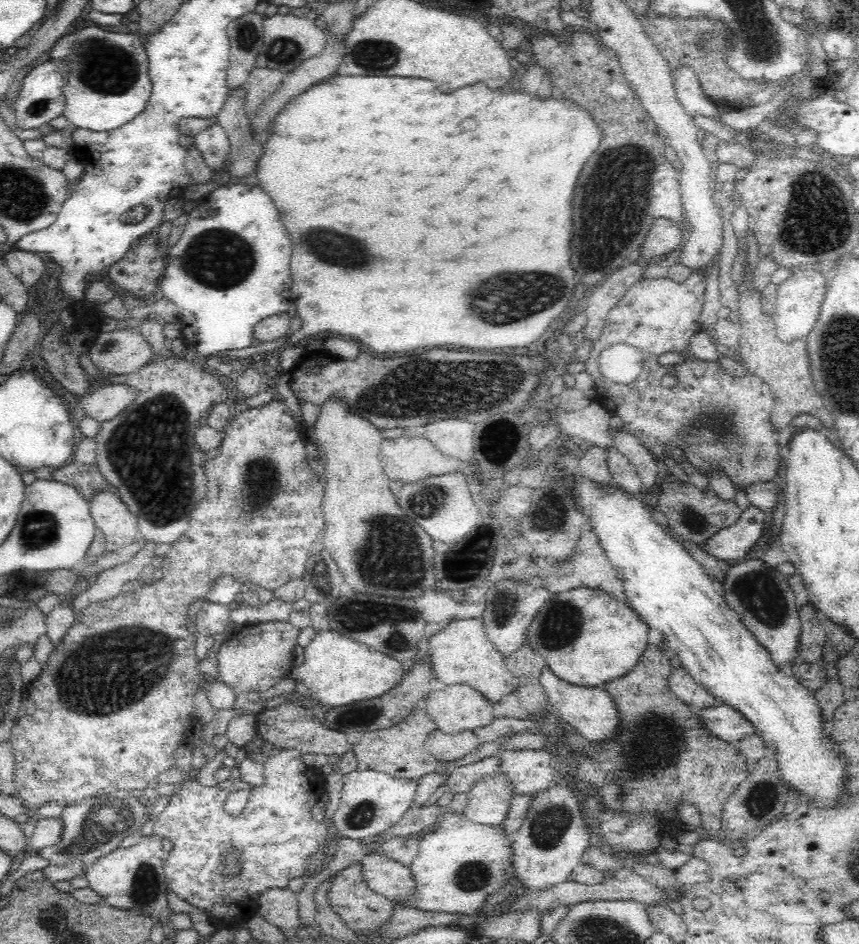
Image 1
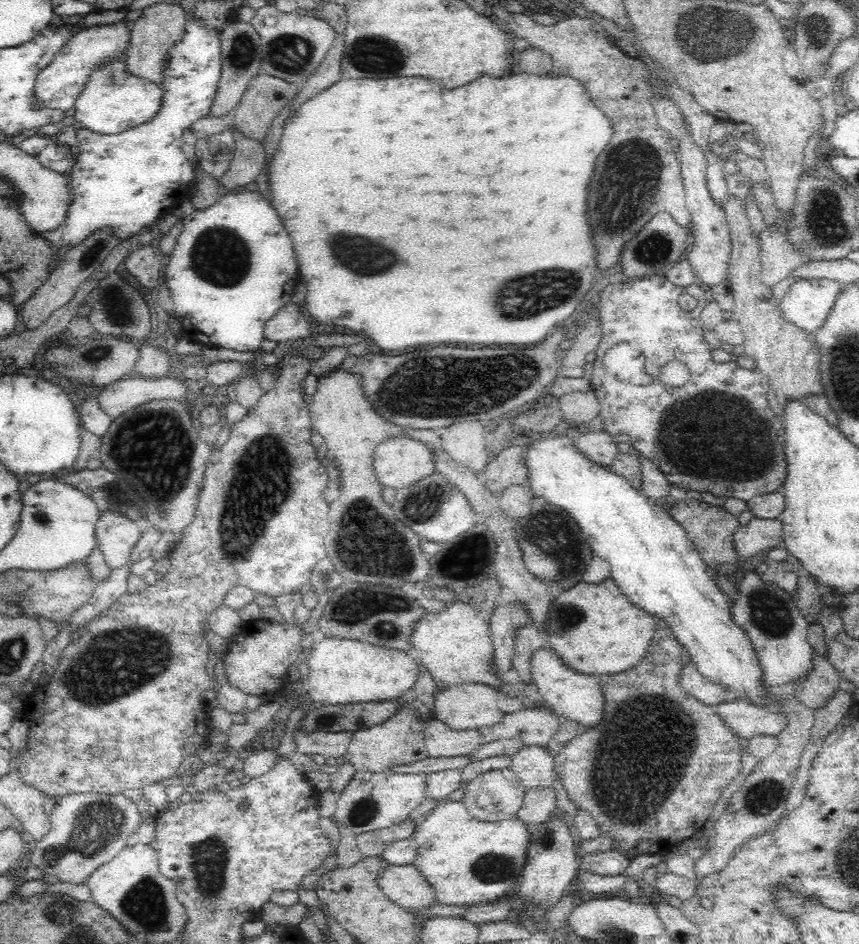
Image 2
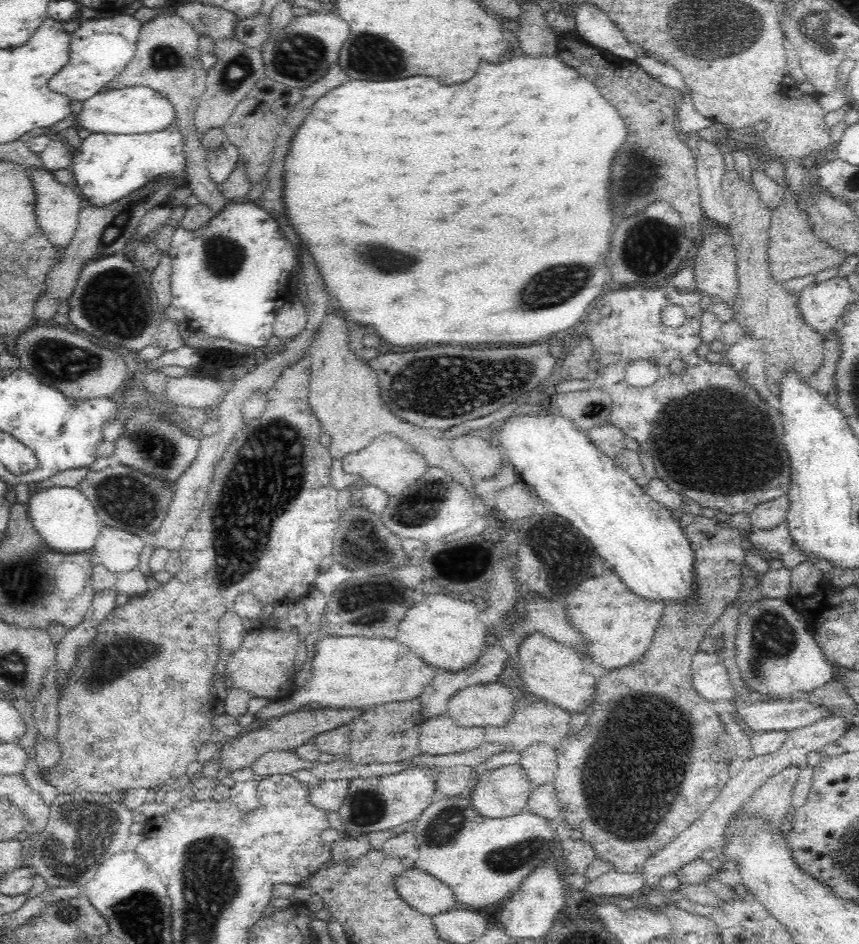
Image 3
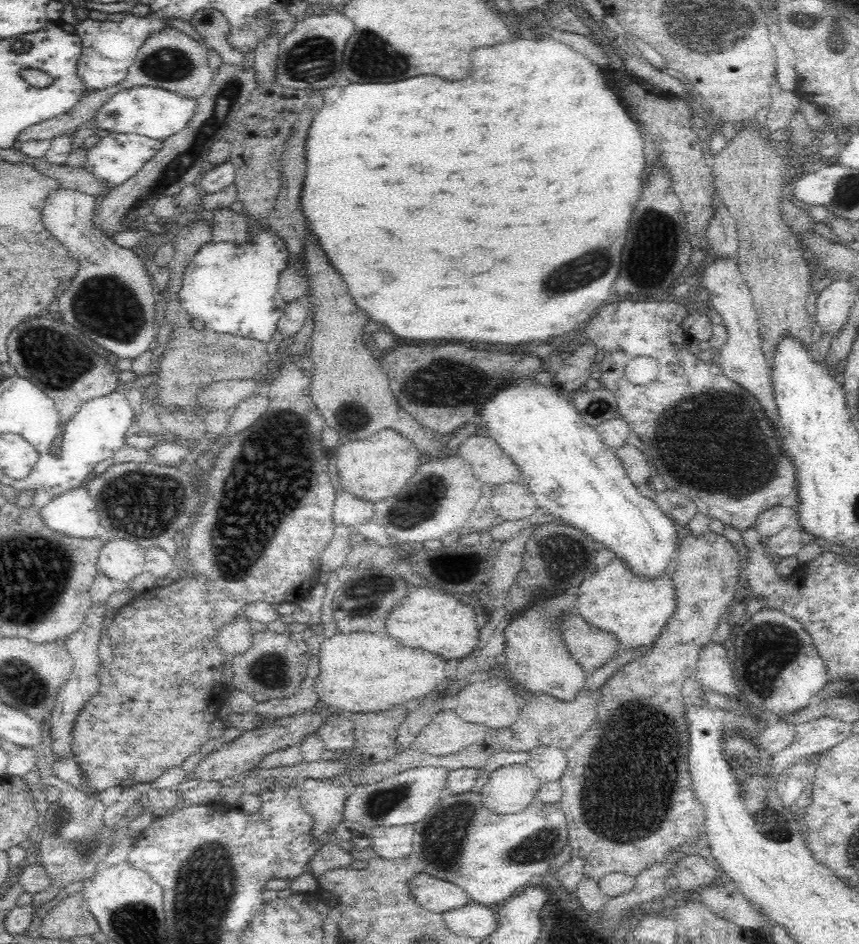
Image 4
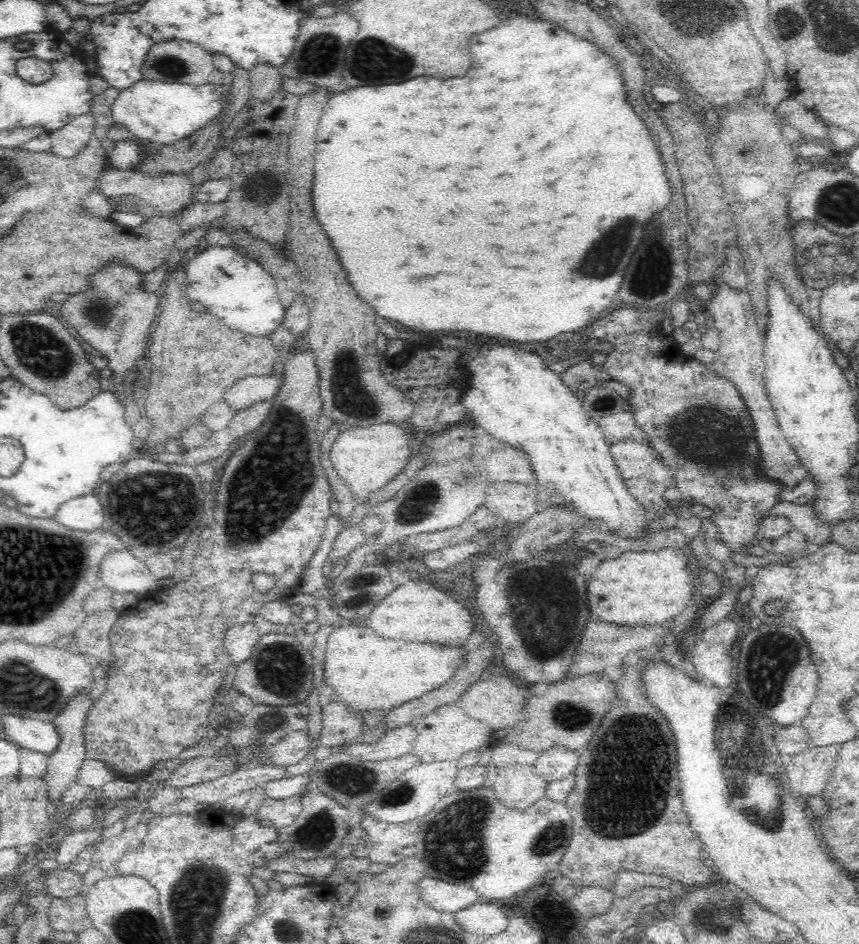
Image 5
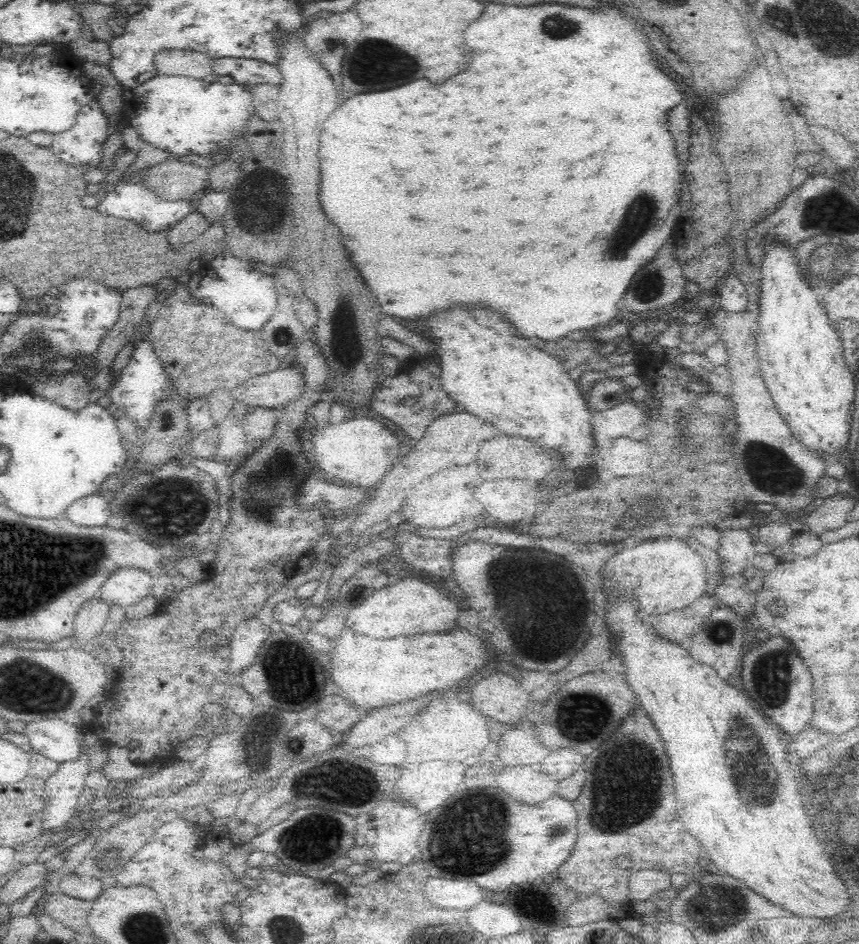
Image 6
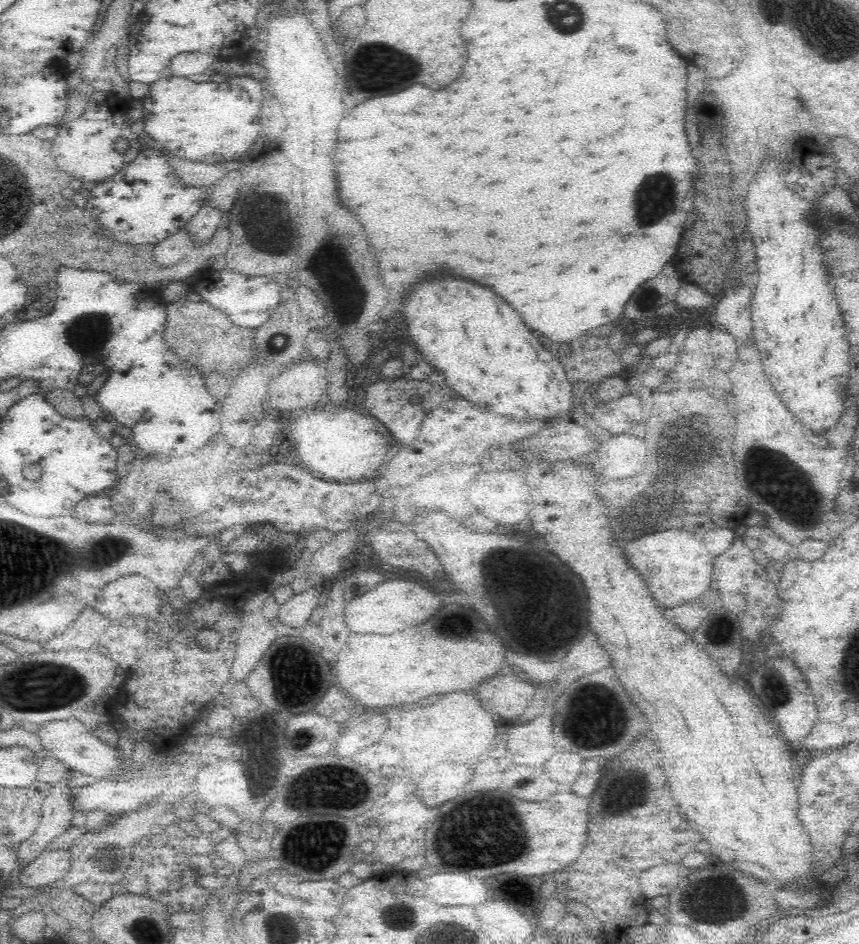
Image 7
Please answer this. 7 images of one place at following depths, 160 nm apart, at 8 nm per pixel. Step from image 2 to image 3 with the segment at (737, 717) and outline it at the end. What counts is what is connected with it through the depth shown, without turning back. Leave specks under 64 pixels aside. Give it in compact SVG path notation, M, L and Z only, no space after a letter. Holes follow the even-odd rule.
M806 699L800 701L774 701L748 702L743 700L732 701L738 710L740 723L745 729L750 728L754 732L768 732L774 730L793 731L818 722L822 718L832 715L829 708L823 704L814 704Z

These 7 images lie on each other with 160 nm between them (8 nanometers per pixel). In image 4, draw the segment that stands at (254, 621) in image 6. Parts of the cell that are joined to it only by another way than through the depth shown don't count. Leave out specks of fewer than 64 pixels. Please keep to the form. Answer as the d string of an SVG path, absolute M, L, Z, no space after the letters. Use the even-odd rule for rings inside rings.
M242 617L224 625L218 631L217 641L219 642L219 647L228 658L250 650L253 634L255 633L251 625L251 621Z

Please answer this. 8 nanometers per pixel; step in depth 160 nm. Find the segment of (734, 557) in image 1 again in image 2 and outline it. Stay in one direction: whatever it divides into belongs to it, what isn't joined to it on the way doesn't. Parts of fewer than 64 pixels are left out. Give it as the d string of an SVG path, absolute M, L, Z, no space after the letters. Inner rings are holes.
M753 517L733 536L734 548L739 556L754 556L767 553L773 548L785 548L783 526L779 519L760 519Z

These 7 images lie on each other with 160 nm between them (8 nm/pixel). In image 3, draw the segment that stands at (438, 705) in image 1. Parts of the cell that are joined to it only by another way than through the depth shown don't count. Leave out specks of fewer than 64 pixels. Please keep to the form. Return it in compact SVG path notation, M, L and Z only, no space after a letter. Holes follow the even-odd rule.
M498 681L488 684L476 684L459 690L447 704L447 714L451 716L454 724L464 728L472 726L504 726L515 713L520 703L520 696L512 694L510 687Z

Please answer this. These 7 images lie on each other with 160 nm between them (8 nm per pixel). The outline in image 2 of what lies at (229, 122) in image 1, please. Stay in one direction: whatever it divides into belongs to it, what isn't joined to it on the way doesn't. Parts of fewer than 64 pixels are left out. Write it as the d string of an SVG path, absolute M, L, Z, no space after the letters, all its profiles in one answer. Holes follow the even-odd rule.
M238 132L233 136L235 151L230 166L224 176L218 180L219 184L229 192L252 188L266 158L264 147L258 141L250 140Z

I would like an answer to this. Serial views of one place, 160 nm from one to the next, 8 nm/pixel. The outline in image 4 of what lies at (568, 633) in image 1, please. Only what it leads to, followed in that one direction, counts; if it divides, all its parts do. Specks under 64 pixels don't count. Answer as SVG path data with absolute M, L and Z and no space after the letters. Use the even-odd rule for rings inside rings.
M618 557L604 568L596 568L590 579L581 582L576 593L576 612L590 625L614 634L622 650L640 648L657 638L670 622L677 605L670 570L656 578L646 578L630 570L627 562Z

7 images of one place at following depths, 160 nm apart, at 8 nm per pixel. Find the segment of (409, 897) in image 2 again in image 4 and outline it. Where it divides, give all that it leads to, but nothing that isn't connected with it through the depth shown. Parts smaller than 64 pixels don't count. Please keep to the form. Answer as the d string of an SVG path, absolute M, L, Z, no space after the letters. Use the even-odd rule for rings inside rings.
M425 873L412 878L409 888L418 906L433 912L445 913L472 902L462 888Z

